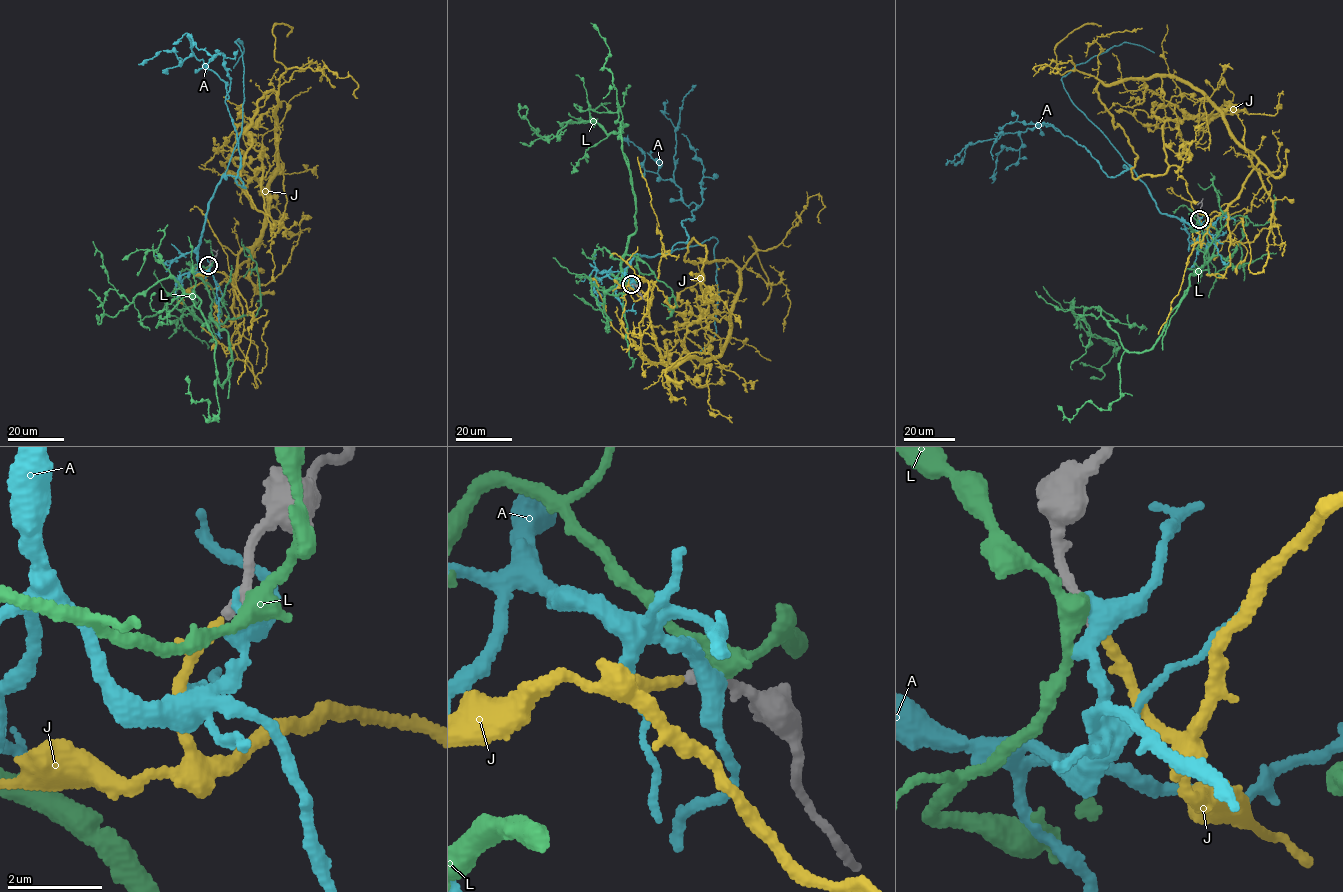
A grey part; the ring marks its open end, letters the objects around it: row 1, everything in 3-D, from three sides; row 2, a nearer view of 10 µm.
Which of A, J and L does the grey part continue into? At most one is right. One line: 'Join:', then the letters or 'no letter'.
Join: J

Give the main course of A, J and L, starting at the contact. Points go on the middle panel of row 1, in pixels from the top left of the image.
A: (632, 284), (622, 276), (634, 254), (669, 252), (695, 219), (673, 171), (679, 110), (696, 85)
J: (631, 284), (647, 300), (668, 368), (700, 363), (729, 339), (748, 259), (780, 244), (819, 194), (820, 223)
L: (633, 283), (620, 273), (612, 295), (636, 229), (627, 125), (568, 122), (544, 140), (518, 105)

